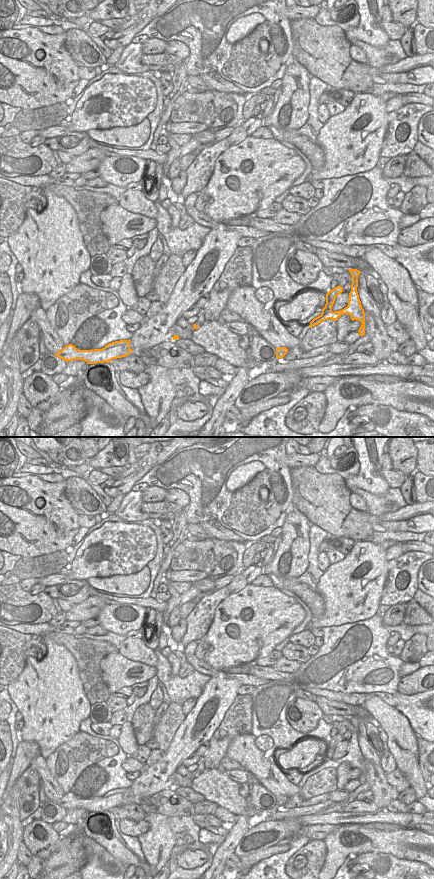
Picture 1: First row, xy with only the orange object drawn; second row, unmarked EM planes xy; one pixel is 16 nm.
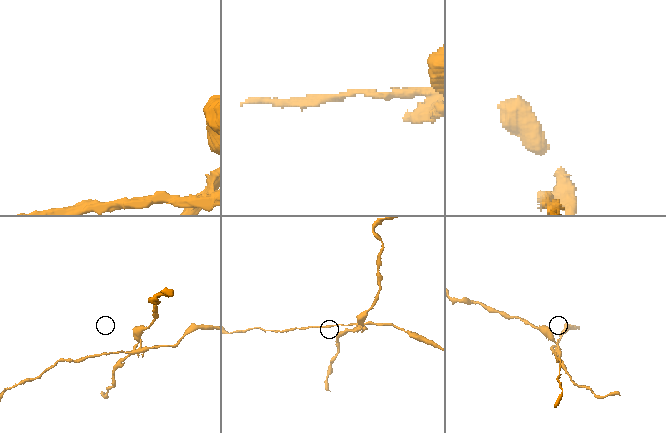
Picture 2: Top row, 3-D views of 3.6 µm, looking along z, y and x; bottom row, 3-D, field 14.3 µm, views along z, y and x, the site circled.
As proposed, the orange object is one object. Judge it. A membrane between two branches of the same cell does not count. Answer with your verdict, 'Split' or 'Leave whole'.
Split.

